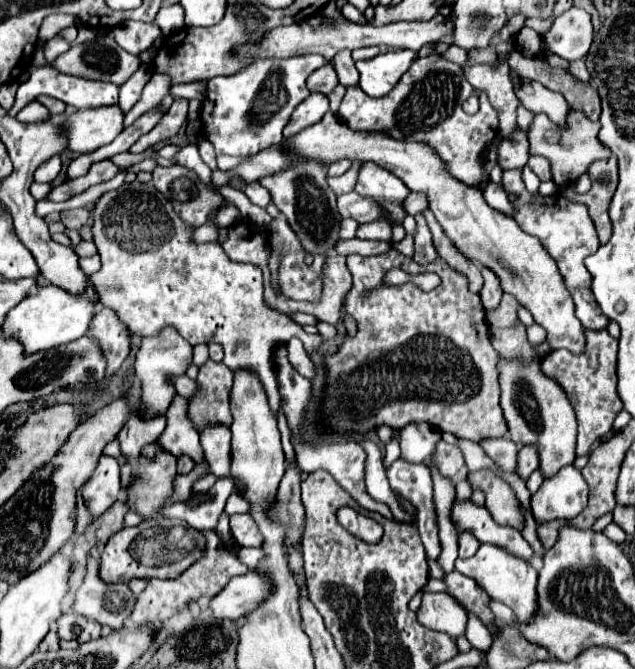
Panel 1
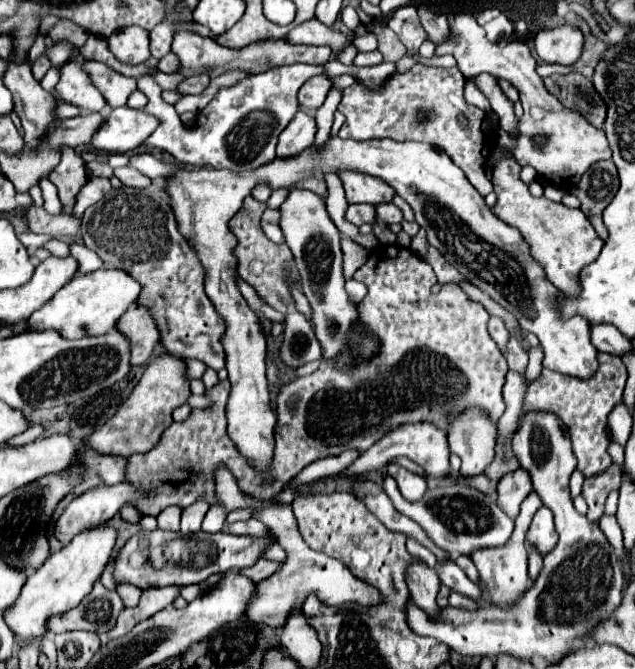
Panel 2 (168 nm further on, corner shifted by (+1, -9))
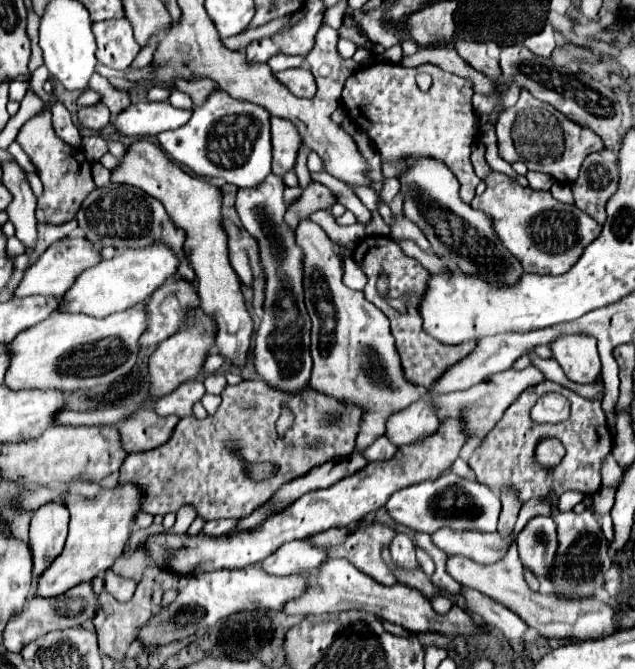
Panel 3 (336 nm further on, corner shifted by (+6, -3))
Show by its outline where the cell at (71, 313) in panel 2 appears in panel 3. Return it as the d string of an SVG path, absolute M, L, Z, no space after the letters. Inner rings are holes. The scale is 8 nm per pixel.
M153 243L139 249L125 249L109 261L101 261L99 265L83 271L75 285L63 295L61 313L85 313L93 317L107 317L117 311L125 311L145 299L151 297L155 289L159 289L169 277L177 273L179 257L165 243Z

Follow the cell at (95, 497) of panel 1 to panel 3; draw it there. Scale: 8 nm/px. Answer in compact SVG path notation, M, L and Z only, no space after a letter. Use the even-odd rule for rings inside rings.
M47 503L35 511L29 533L35 579L39 579L41 573L61 553L67 539L67 523L69 515L63 503Z

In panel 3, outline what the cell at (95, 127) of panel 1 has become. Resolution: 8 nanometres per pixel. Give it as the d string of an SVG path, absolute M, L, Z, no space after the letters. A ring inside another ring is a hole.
M141 101L117 115L115 129L127 137L149 137L169 129L179 129L189 121L191 113L191 109L177 109L169 101Z

